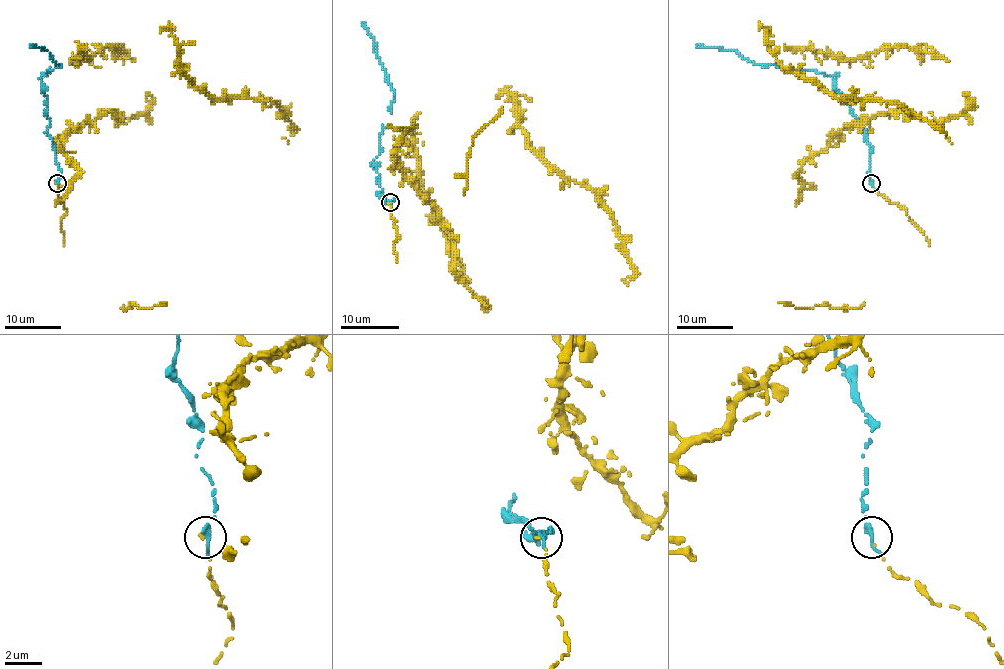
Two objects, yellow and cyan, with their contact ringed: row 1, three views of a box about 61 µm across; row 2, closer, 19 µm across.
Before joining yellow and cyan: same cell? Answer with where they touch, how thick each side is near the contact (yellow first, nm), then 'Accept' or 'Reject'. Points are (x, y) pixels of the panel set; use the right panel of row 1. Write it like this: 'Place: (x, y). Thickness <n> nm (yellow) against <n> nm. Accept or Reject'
Place: (871, 183). Thickness 150 nm (yellow) against 360 nm. Accept

